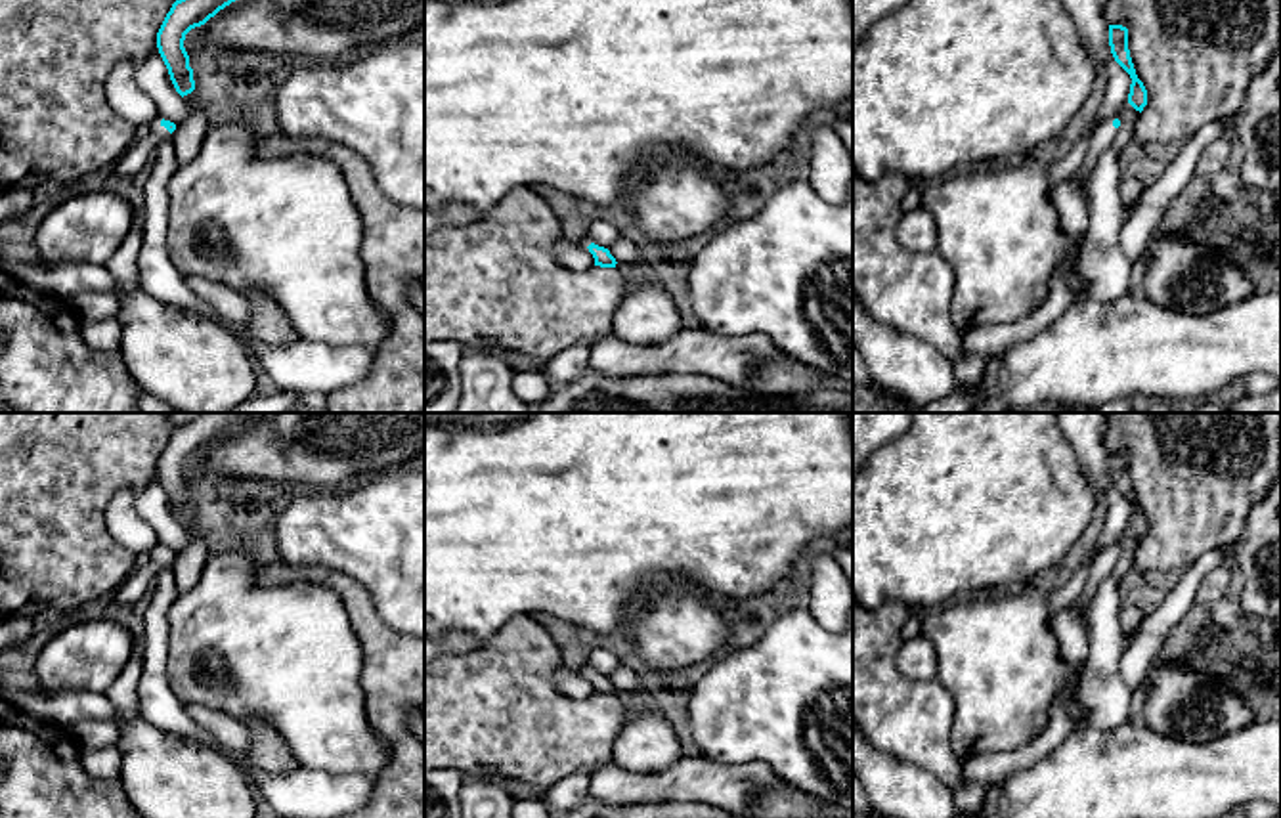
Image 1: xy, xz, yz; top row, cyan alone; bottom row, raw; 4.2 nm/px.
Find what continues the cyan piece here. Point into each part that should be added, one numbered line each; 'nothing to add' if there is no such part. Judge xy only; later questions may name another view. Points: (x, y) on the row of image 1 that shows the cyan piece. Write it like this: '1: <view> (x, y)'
1: xy (136, 157)

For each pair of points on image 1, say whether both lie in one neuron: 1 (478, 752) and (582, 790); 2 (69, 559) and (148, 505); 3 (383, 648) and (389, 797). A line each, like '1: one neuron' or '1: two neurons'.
1: two neurons
2: two neurons
3: one neuron

